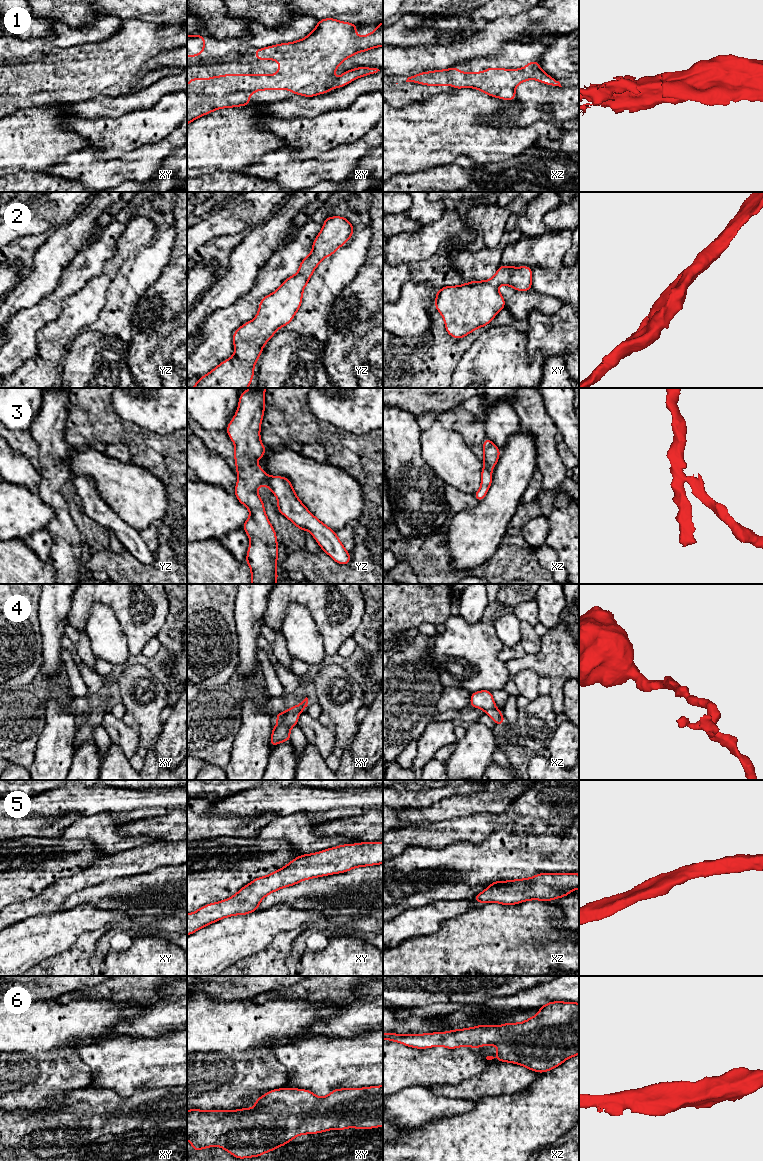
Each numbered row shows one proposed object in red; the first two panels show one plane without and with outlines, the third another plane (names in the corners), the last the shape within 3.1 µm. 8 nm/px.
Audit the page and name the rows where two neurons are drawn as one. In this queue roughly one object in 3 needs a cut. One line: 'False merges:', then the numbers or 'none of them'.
False merges: 3

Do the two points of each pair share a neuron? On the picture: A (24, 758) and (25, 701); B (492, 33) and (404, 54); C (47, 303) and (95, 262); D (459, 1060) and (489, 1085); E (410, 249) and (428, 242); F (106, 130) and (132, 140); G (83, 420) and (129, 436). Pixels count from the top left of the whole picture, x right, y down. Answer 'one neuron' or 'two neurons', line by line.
A: one neuron
B: one neuron
C: one neuron
D: two neurons
E: one neuron
F: one neuron
G: one neuron

